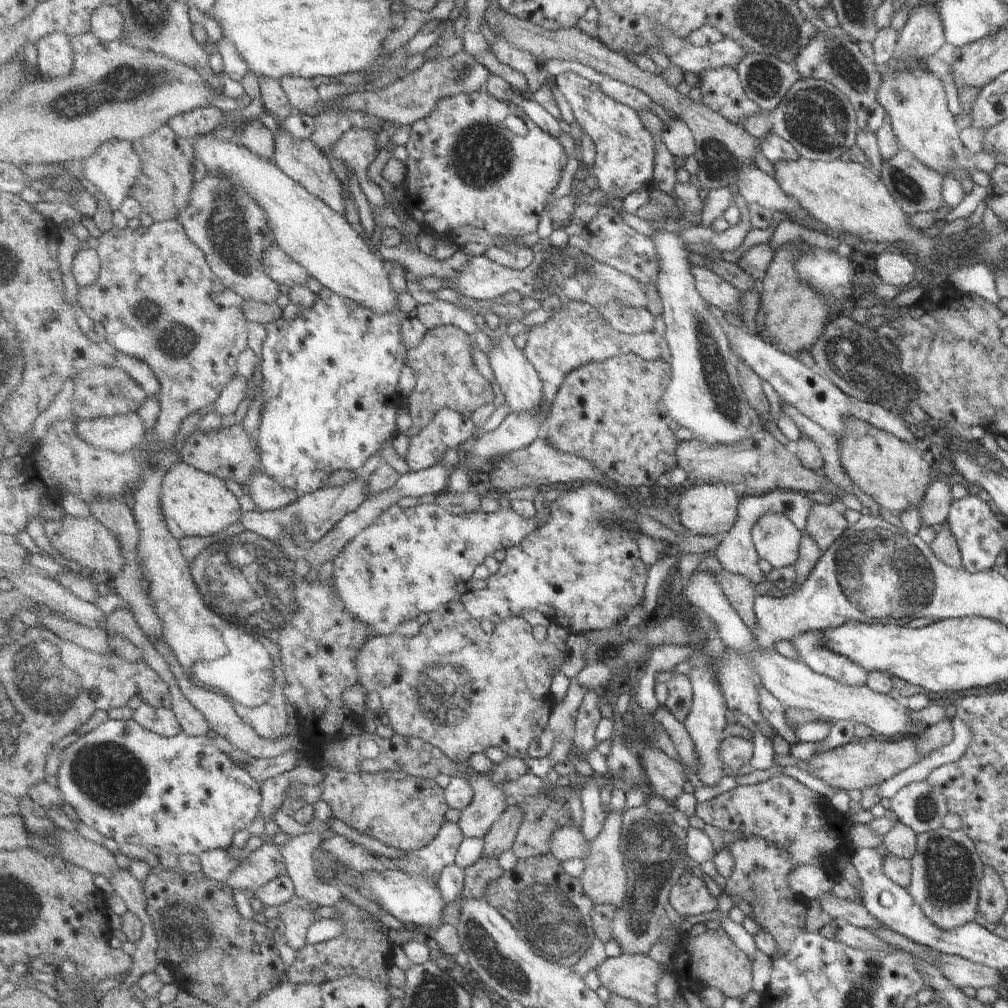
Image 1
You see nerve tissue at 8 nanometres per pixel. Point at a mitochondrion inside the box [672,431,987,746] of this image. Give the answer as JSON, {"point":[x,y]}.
{"point":[876,570]}

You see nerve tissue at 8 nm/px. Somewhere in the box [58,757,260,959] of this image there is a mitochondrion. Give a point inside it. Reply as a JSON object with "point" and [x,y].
{"point":[186,925]}

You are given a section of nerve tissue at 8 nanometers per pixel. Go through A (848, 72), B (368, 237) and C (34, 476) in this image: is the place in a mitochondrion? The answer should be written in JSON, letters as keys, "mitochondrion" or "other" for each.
{"A":"mitochondrion","B":"other","C":"other"}

